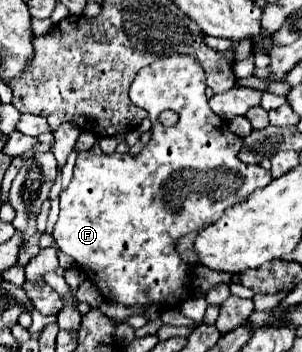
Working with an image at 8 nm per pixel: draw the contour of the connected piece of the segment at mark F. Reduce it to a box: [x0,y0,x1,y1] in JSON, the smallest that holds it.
[52,55,272,307]

